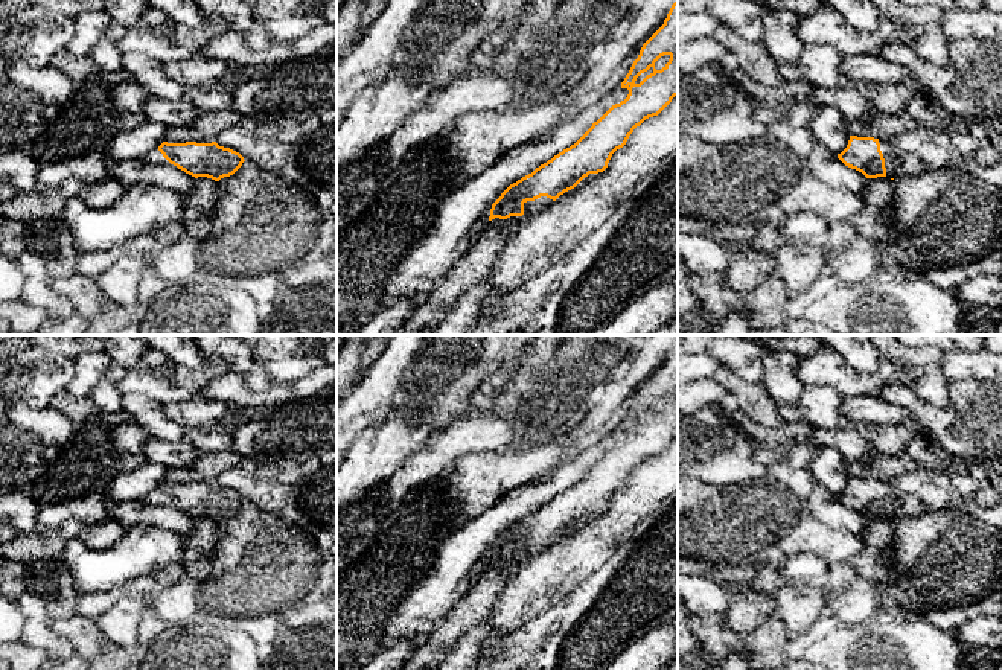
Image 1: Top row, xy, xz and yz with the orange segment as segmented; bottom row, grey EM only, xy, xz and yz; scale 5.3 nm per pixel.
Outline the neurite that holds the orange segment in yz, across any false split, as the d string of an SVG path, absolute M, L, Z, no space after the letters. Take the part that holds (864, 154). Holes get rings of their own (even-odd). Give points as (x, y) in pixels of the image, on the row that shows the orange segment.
M850 136L847 148L838 158L848 168L862 172L866 178L901 178L926 171L912 154L900 149L891 140Z

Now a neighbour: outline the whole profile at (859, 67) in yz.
M877 53L844 56L841 70L850 81L912 85L912 73Z

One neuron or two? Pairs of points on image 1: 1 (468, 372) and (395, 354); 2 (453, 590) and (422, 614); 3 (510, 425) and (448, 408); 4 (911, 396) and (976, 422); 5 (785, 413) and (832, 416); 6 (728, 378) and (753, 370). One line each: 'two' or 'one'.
1: two
2: one
3: two
4: one
5: one
6: two

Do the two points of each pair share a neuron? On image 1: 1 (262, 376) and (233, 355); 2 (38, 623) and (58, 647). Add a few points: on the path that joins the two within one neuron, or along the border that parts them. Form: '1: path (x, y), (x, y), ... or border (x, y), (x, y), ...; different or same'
1: path (255, 373), (241, 360); same
2: path (40, 629), (52, 641); same

